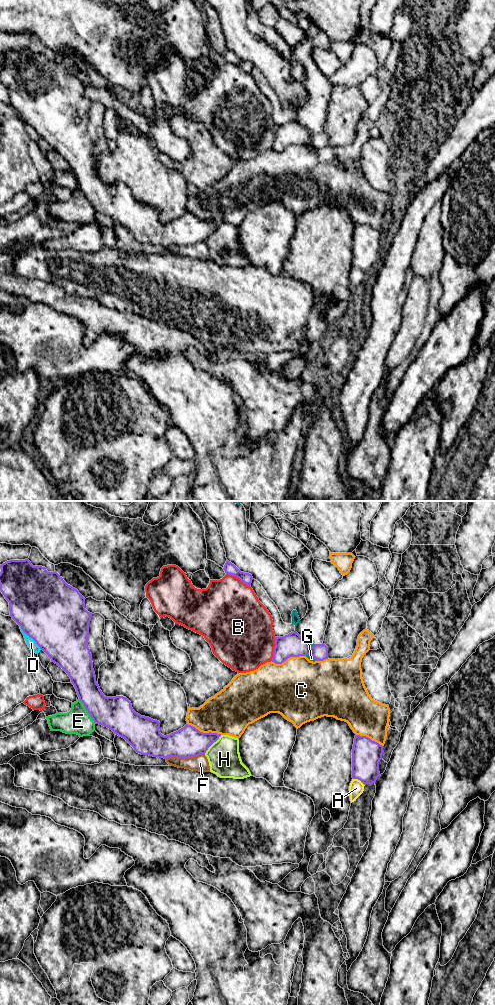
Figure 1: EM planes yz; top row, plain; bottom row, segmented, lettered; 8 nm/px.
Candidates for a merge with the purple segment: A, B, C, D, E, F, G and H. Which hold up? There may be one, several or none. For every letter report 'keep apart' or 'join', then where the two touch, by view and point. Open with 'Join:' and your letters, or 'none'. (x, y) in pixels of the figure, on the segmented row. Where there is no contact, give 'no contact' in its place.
Join: none
A: keep apart; contact yz (359, 779)
B: keep apart; contact yz (238, 577)
C: keep apart; contact yz (288, 657)
D: keep apart; contact yz (30, 637)
E: keep apart; contact yz (87, 710)
F: keep apart; contact yz (184, 757)
G: keep apart; contact yz (311, 655)
H: keep apart; contact yz (212, 743)

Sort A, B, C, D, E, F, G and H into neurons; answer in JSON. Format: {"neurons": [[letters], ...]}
{"neurons": [["A", "D", "H"], ["B"], ["C", "E"], ["F"], ["G"]]}

